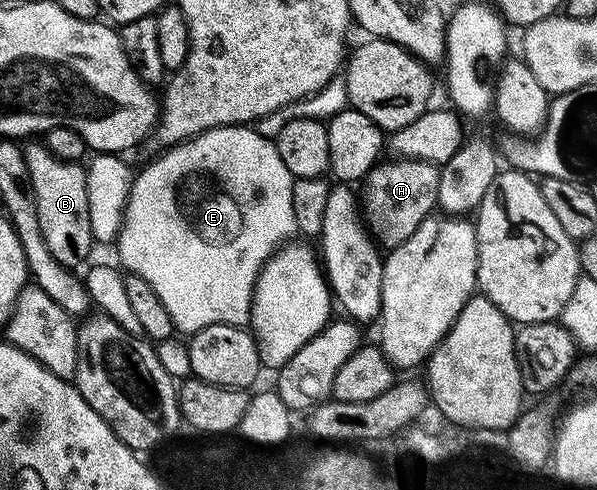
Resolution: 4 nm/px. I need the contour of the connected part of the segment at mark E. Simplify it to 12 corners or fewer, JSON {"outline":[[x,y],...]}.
{"outline":[[249,124],[138,169],[116,238],[179,334],[245,326],[298,233]]}

